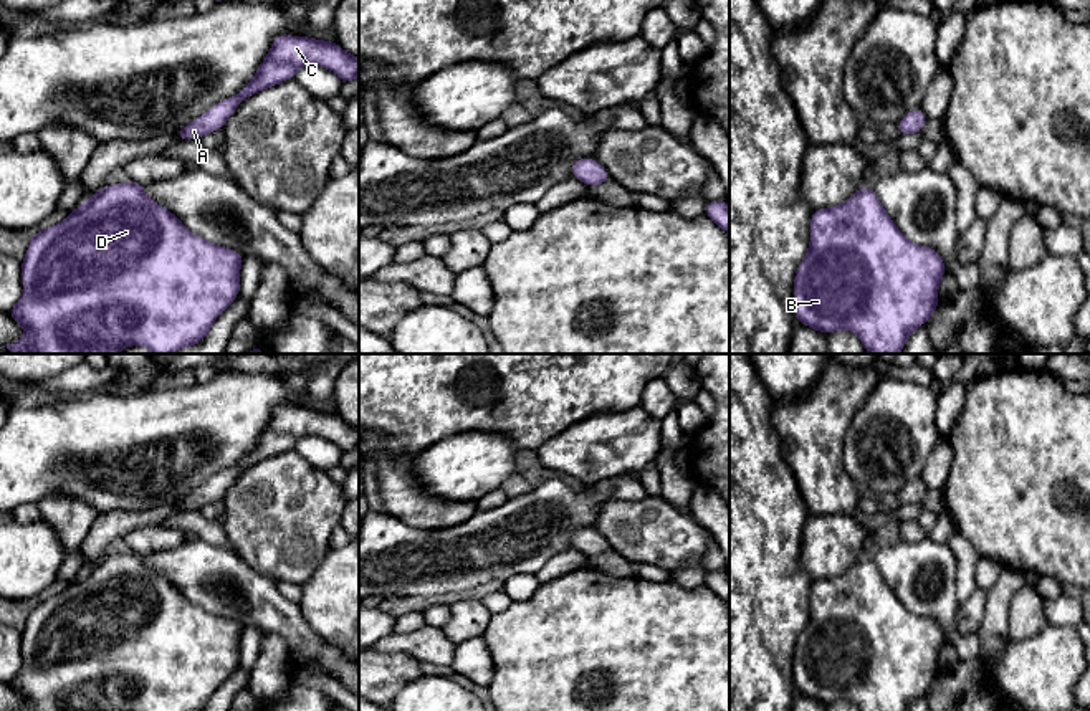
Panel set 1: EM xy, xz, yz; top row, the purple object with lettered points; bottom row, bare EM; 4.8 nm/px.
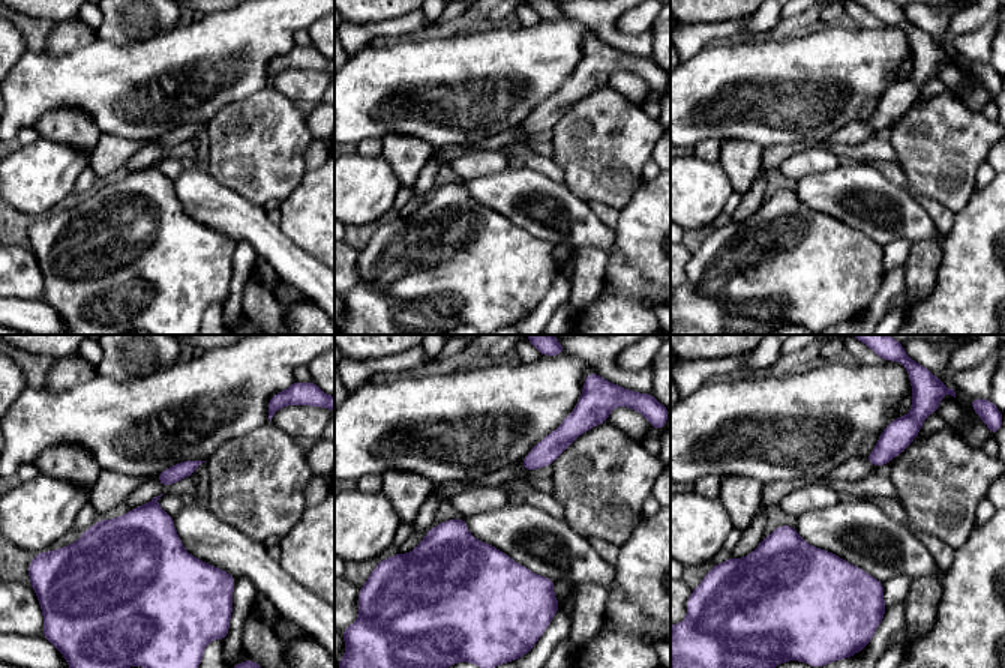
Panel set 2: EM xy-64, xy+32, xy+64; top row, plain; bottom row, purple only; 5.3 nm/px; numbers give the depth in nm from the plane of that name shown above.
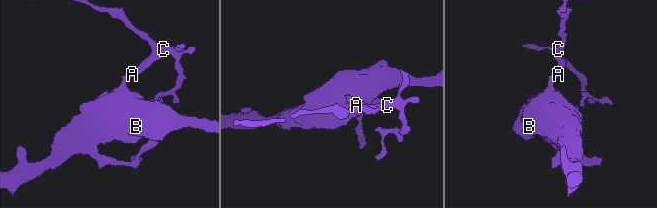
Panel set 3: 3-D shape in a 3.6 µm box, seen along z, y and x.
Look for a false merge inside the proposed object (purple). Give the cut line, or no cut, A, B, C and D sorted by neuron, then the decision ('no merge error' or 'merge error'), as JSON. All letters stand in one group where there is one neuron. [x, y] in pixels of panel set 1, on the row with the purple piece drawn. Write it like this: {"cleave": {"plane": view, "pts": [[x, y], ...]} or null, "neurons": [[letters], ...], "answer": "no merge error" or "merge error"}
{"cleave": null, "neurons": [["A", "B", "C", "D"]], "answer": "no merge error"}

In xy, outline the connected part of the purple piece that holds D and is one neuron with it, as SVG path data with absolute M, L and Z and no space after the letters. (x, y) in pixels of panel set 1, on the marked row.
M126 182L104 185L98 193L84 200L63 222L46 230L36 230L26 255L22 260L23 296L7 314L25 329L25 339L7 347L12 354L116 354L129 346L144 346L154 354L174 354L184 347L200 344L217 317L240 294L240 268L243 255L194 235L164 205L155 203L146 195L146 184Z

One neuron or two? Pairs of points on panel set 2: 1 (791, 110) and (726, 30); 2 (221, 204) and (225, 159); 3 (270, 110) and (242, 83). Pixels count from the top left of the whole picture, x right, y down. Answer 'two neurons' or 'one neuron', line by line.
1: two neurons
2: two neurons
3: two neurons

